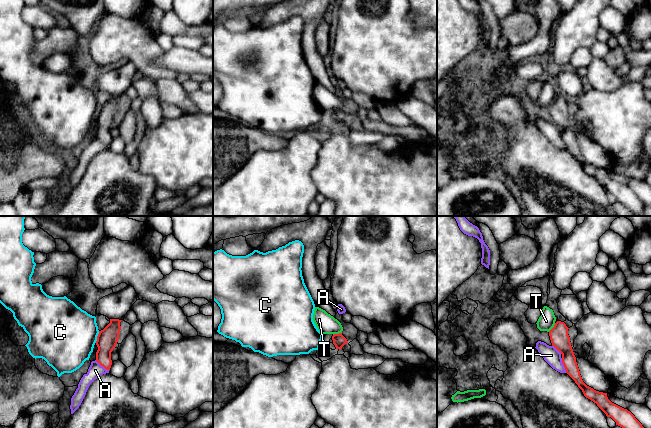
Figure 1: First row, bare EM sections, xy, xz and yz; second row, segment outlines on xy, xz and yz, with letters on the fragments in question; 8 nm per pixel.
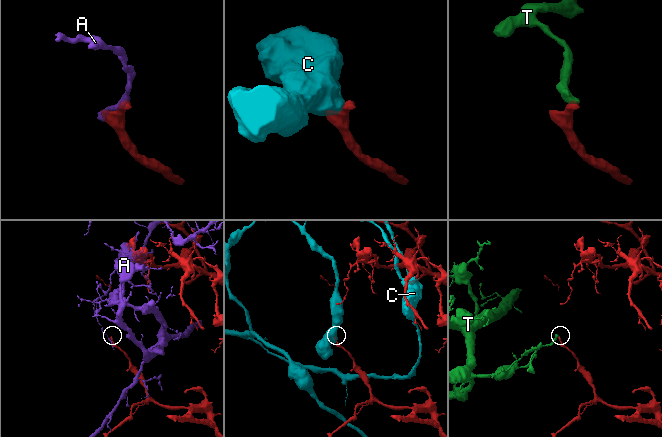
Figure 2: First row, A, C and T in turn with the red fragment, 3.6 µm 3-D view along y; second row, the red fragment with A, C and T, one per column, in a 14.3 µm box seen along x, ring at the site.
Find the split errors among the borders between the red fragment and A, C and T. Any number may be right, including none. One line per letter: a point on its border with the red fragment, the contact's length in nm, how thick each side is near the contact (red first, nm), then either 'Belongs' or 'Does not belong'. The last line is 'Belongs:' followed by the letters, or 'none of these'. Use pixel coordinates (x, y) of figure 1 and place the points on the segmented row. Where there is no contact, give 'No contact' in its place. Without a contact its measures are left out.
A: Touches red at yz (563, 364). Shared border 130 nm. Thickness 150 nm (red) against 140 nm. Does not belong
C: Touches red at xy (97, 337). Shared border 100 nm. Thickness 160 nm (red) against 480 nm. Does not belong
T: Touches red at xz (337, 334). Shared border 80 nm. Thickness 100 nm (red) against 160 nm. Does not belong
Belongs: none of these

